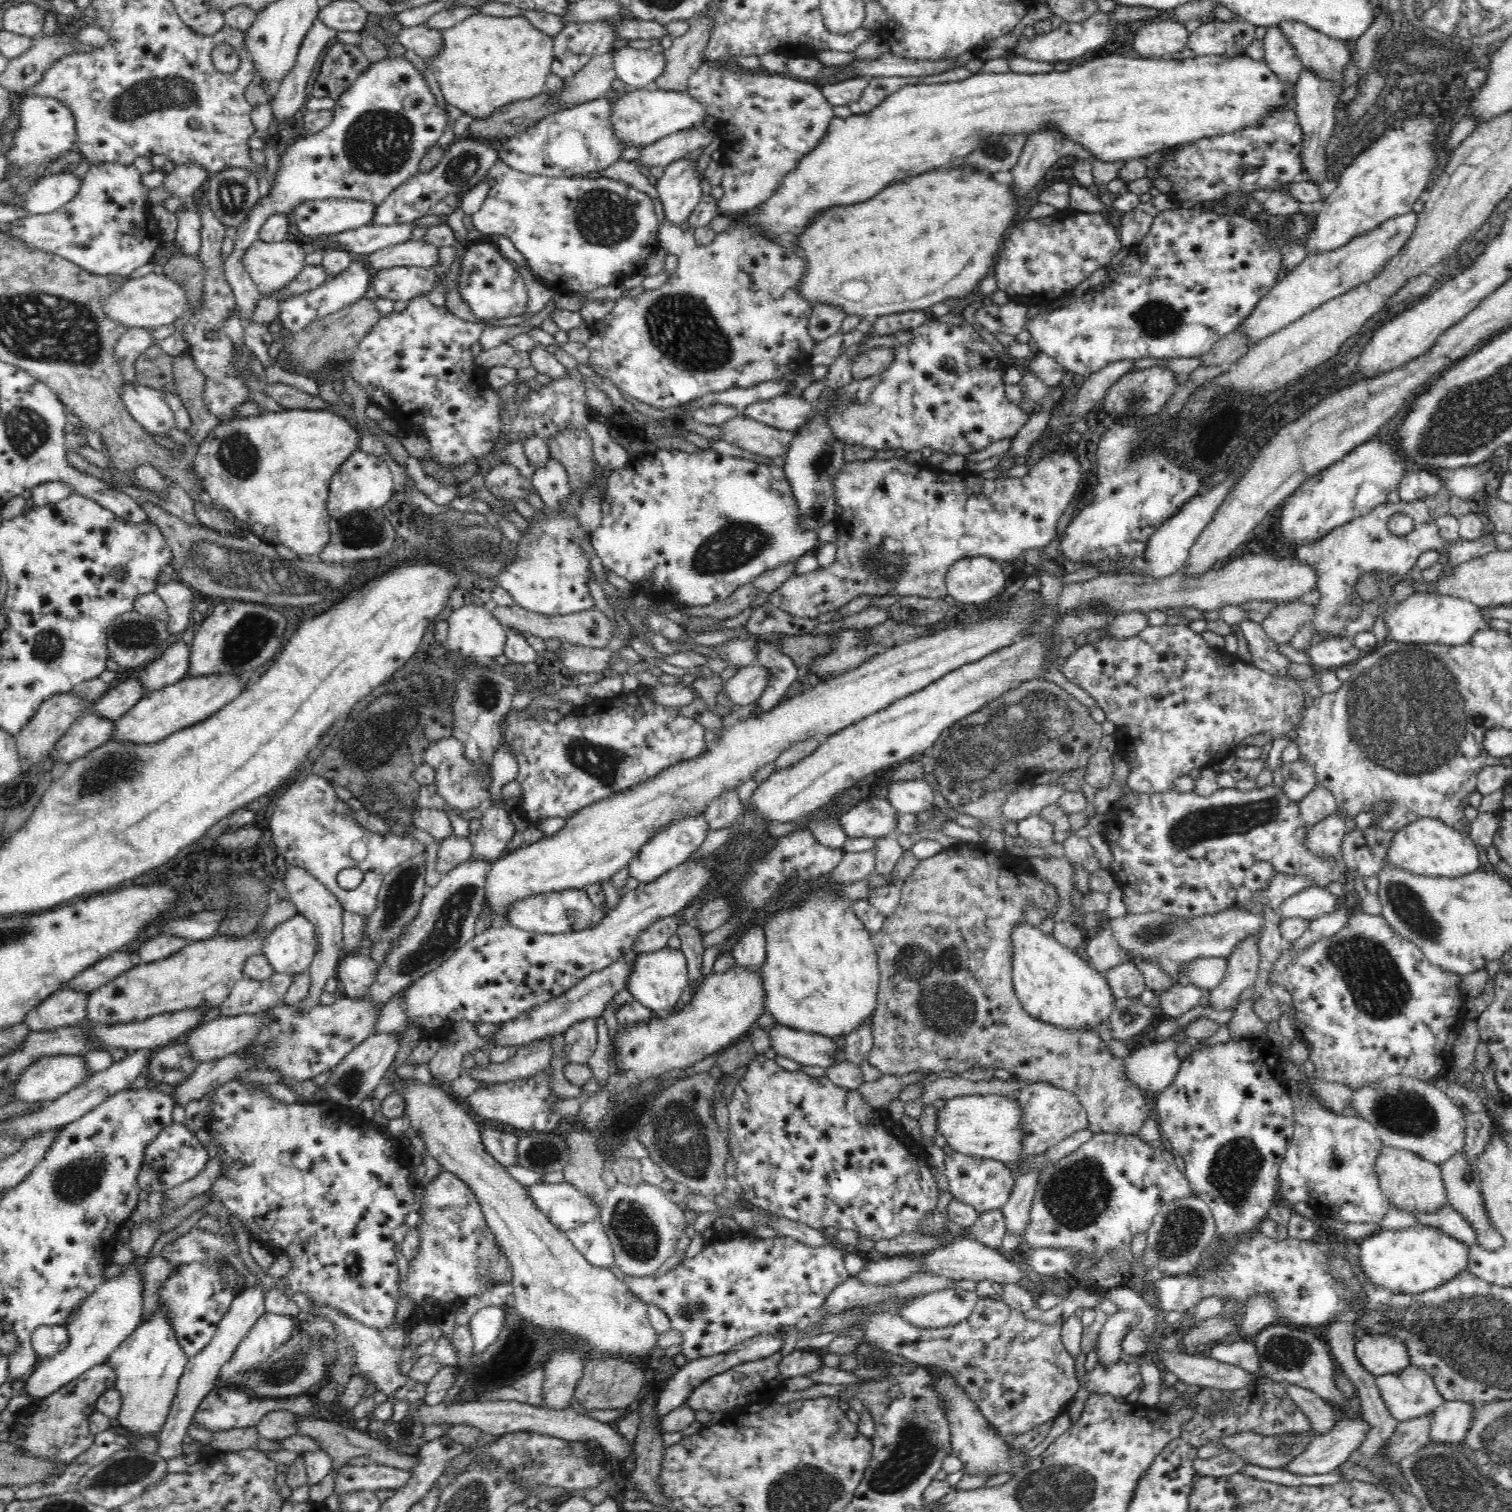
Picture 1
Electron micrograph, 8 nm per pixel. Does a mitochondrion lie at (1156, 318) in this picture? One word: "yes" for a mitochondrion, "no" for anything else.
yes

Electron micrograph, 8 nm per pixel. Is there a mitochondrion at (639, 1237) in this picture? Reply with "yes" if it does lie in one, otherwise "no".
yes

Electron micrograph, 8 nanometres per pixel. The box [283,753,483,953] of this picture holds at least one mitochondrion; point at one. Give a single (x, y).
(398, 899)

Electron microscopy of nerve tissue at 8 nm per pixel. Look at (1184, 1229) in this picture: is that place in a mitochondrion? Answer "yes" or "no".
yes

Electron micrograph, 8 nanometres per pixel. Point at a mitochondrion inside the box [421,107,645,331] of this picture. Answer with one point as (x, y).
(602, 218)

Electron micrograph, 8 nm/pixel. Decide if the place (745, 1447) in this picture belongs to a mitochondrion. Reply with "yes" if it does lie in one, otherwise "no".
no

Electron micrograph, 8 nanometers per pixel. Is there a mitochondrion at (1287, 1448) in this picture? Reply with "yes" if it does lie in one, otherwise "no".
yes

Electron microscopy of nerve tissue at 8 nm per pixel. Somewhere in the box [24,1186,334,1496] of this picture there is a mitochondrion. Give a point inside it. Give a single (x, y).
(128, 1472)

